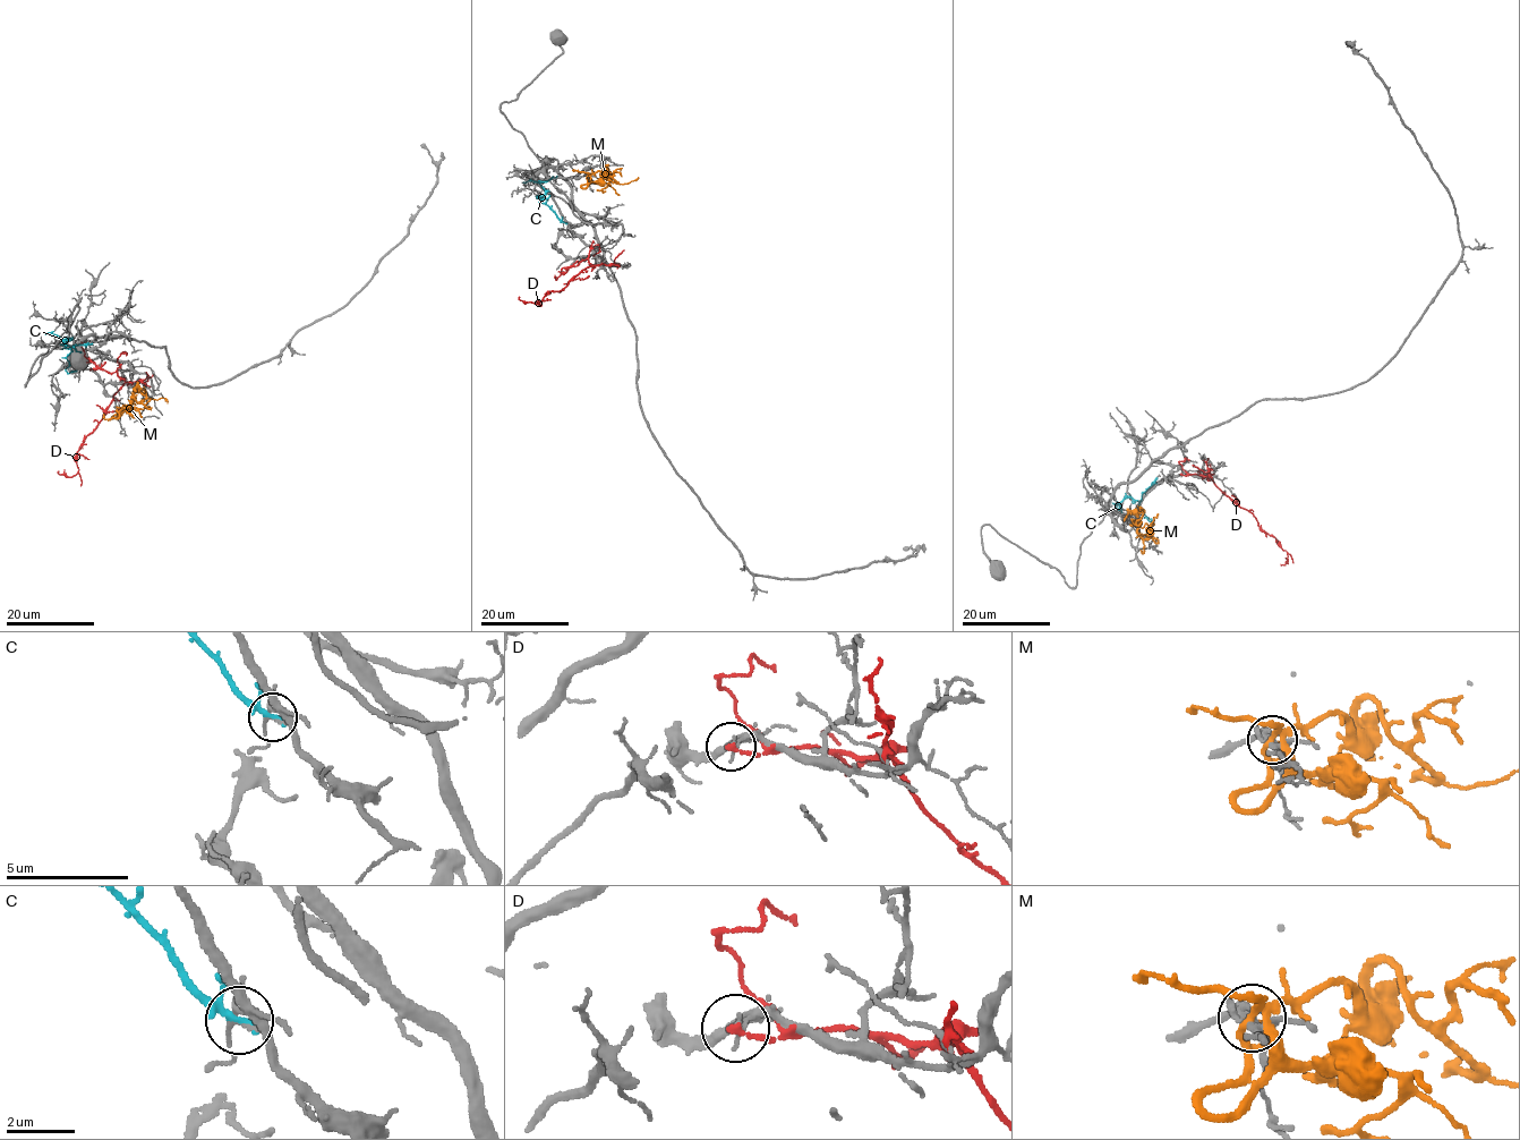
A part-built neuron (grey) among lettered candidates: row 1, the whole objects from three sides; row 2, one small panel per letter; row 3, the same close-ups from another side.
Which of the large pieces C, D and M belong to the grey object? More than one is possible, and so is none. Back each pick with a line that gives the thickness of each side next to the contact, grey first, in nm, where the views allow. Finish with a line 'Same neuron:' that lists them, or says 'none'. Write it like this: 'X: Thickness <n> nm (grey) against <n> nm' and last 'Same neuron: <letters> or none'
Same neuron: none

